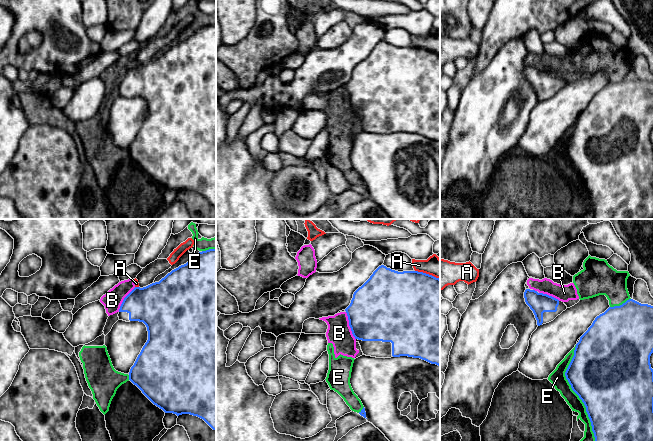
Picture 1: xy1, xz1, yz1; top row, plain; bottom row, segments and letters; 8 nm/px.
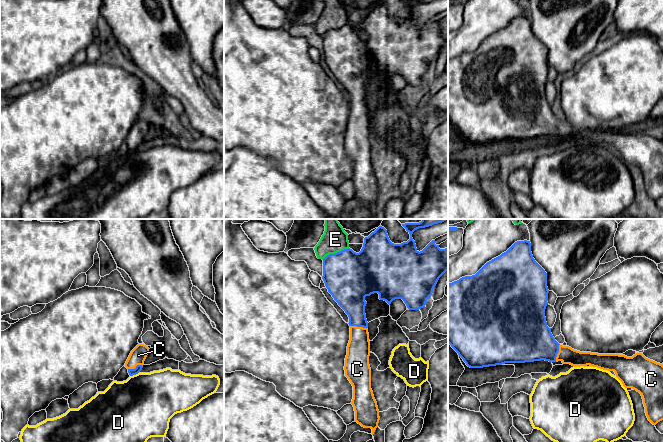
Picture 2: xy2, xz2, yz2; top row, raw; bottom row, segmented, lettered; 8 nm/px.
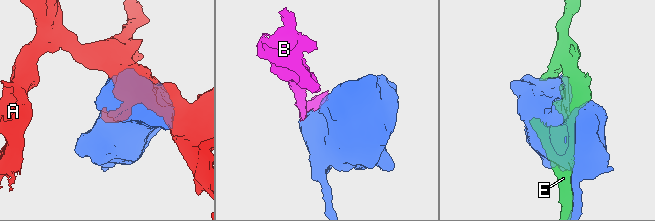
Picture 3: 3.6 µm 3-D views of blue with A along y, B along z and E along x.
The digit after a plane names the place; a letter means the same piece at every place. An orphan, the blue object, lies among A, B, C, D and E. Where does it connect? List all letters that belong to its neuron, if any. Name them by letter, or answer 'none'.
C

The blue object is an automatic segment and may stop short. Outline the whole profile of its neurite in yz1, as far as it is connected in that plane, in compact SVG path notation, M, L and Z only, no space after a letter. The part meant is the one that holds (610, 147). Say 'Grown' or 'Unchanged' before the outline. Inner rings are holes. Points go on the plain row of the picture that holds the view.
Unchanged. M633 75L627 76L620 82L609 83L604 89L595 94L592 101L580 113L576 120L574 132L565 148L566 155L572 166L579 172L586 183L594 209L594 219L653 219L653 145L650 132L653 129L653 82L641 80Z

